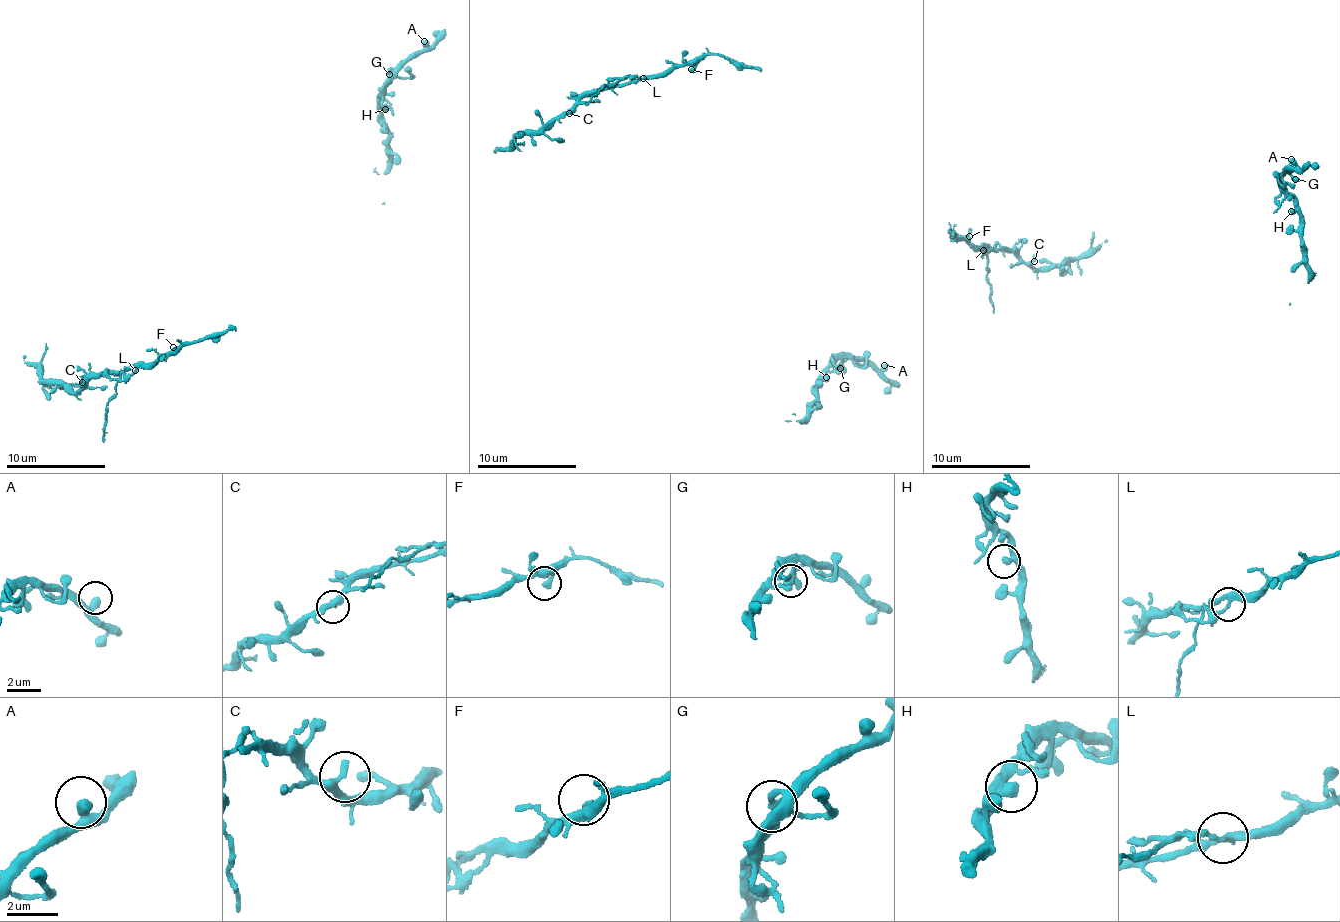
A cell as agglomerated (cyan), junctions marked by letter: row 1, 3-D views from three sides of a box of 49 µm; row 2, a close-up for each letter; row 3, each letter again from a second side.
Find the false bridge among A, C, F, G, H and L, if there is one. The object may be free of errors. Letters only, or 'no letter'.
L

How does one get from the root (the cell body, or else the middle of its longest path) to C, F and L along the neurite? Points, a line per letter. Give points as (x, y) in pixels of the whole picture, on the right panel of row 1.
C: (954, 233), (948, 231), (950, 228), (976, 245), (983, 242), (997, 250), (1005, 246), (1026, 262), (1034, 261)
F: (954, 233), (969, 236)
L: (954, 233), (948, 231), (950, 228), (963, 235), (983, 250)

